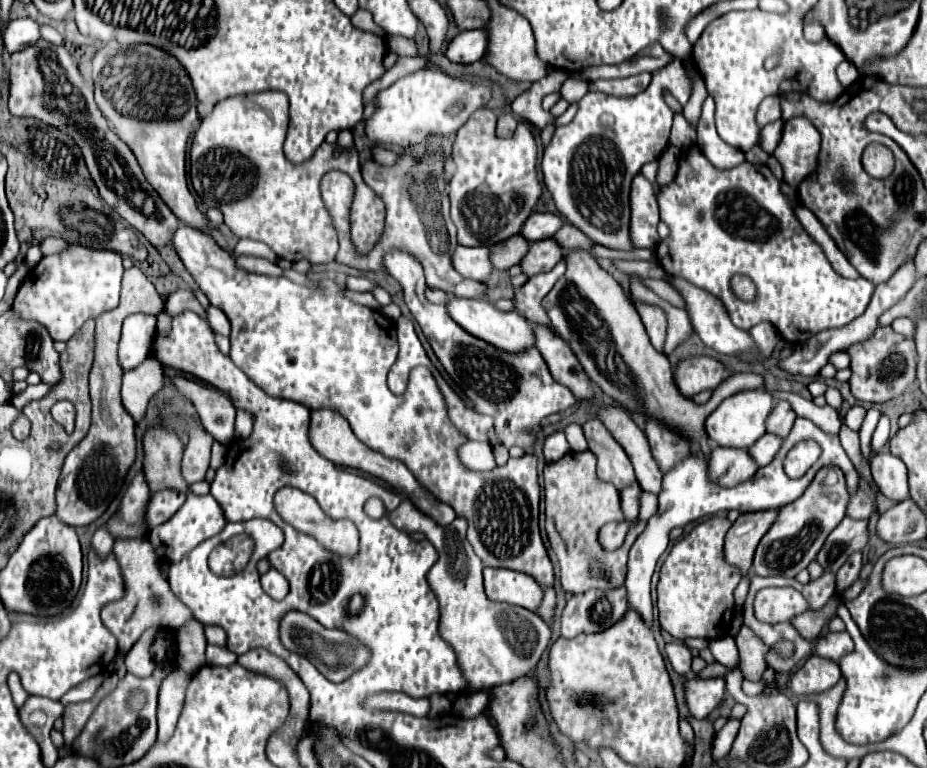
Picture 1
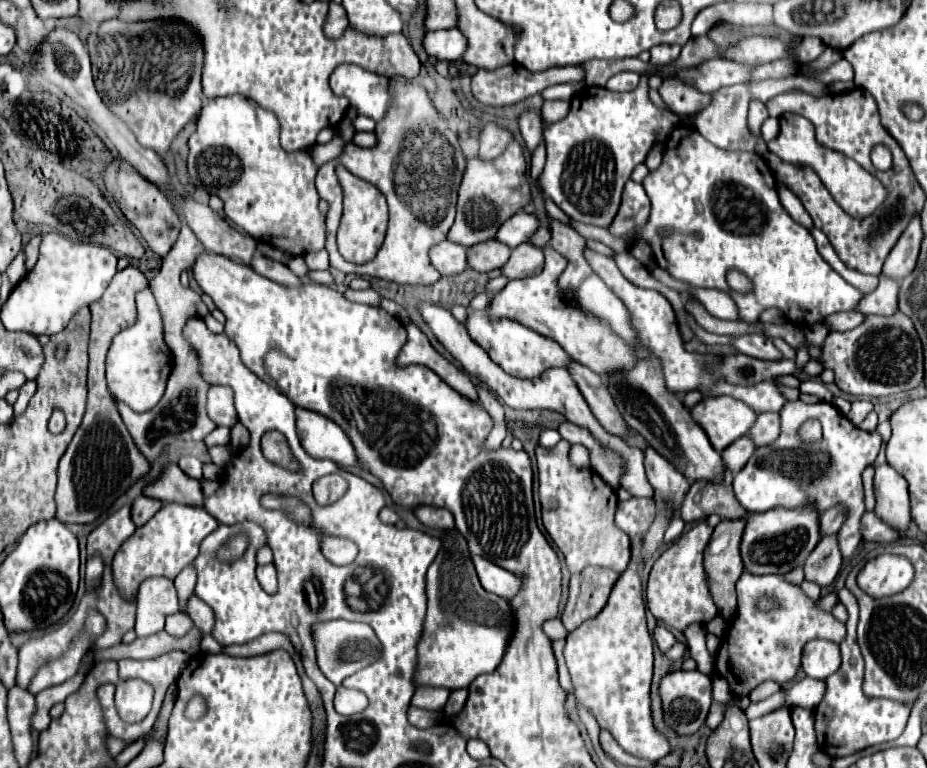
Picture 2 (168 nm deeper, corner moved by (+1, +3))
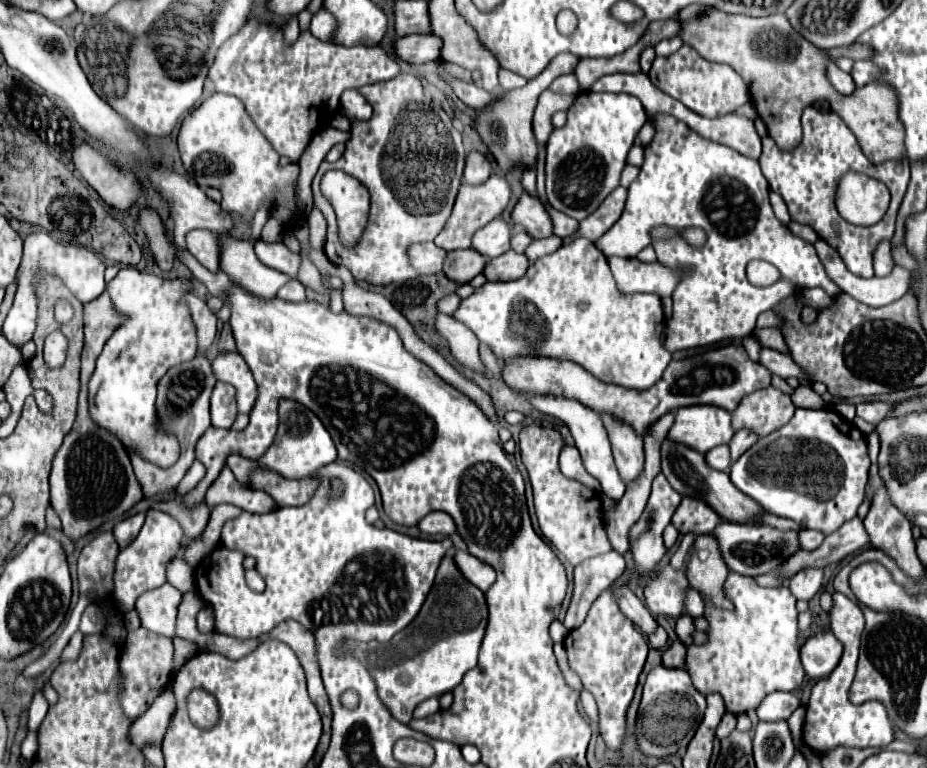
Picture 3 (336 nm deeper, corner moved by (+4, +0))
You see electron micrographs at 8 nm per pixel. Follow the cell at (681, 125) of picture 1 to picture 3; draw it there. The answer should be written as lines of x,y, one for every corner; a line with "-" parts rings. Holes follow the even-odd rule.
683,45
677,53
669,57
655,57
653,67
649,71
649,79
667,95
681,101
687,109
703,117
719,117
731,111
737,111
745,105
751,95
747,83
733,71
729,65
719,65
703,59
693,47

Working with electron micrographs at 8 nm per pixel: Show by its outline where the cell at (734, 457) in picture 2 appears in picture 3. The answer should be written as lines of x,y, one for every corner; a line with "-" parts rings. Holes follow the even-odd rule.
727,445
711,449
709,453
705,453
705,459
707,459
709,467
719,469
719,471
729,471
729,467
731,467
731,455
729,455
729,447

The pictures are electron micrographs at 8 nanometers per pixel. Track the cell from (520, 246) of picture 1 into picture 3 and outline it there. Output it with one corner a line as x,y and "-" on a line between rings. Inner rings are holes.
449,251
445,259
445,275
457,283
469,283
475,275
483,273
487,261
489,259
485,259
485,255
481,255
479,251

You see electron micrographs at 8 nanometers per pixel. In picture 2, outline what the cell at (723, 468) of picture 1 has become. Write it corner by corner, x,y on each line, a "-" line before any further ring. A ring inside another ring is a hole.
730,472
722,484
712,484
706,480
694,482
684,496
684,504
680,508
680,518
684,522
702,520
710,514
718,514
724,520
740,520
748,516
748,510
744,510
734,498

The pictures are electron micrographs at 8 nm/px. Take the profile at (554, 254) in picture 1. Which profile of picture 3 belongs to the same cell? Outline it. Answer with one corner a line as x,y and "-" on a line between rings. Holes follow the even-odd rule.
507,251
501,257
491,259
485,265
485,277
487,281
513,281
513,279
521,279
525,275
525,271
529,269
529,259
525,255
519,255
515,251

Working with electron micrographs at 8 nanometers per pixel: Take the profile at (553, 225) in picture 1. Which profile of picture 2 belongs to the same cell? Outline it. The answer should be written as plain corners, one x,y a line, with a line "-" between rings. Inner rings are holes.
516,212
510,220
506,220
498,232
496,232
496,240
506,244
508,248
516,248
522,242
528,242
528,238
532,236
532,232
538,228
538,220
532,214
526,212

